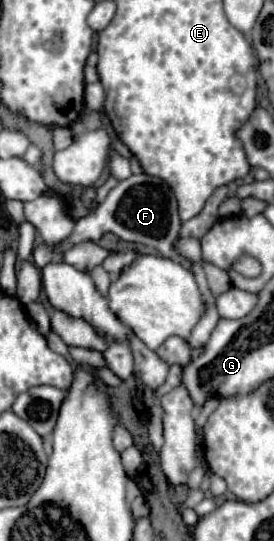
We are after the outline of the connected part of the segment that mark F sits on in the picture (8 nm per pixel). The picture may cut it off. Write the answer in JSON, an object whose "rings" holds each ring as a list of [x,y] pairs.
{"rings":[[[139,173],[139,175],[131,175],[125,181],[119,181],[119,185],[109,191],[107,199],[95,211],[81,217],[77,221],[69,241],[65,241],[61,247],[47,247],[47,245],[35,247],[33,263],[35,263],[35,267],[41,269],[51,261],[61,261],[61,253],[71,249],[77,243],[83,243],[83,241],[89,241],[89,239],[99,241],[105,233],[115,233],[123,241],[153,247],[163,257],[177,259],[187,267],[187,261],[177,257],[177,251],[173,247],[177,233],[179,233],[179,227],[181,227],[181,221],[179,221],[179,213],[177,213],[177,201],[175,201],[175,195],[171,193],[169,185],[163,179]]]}

